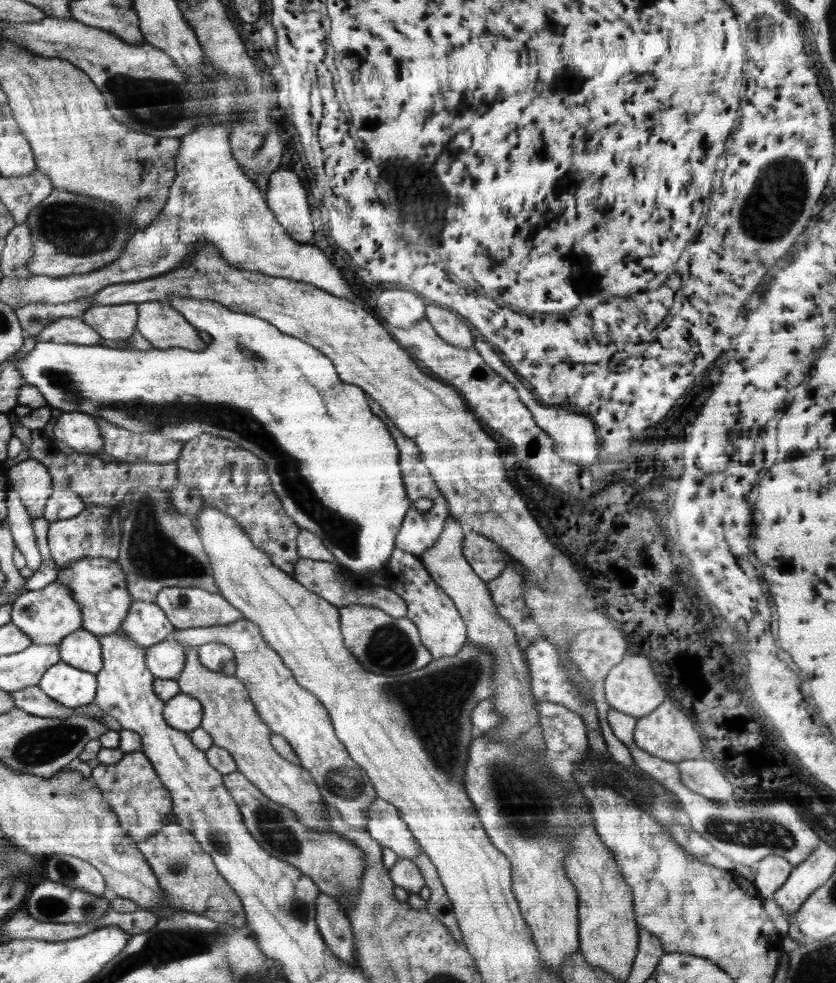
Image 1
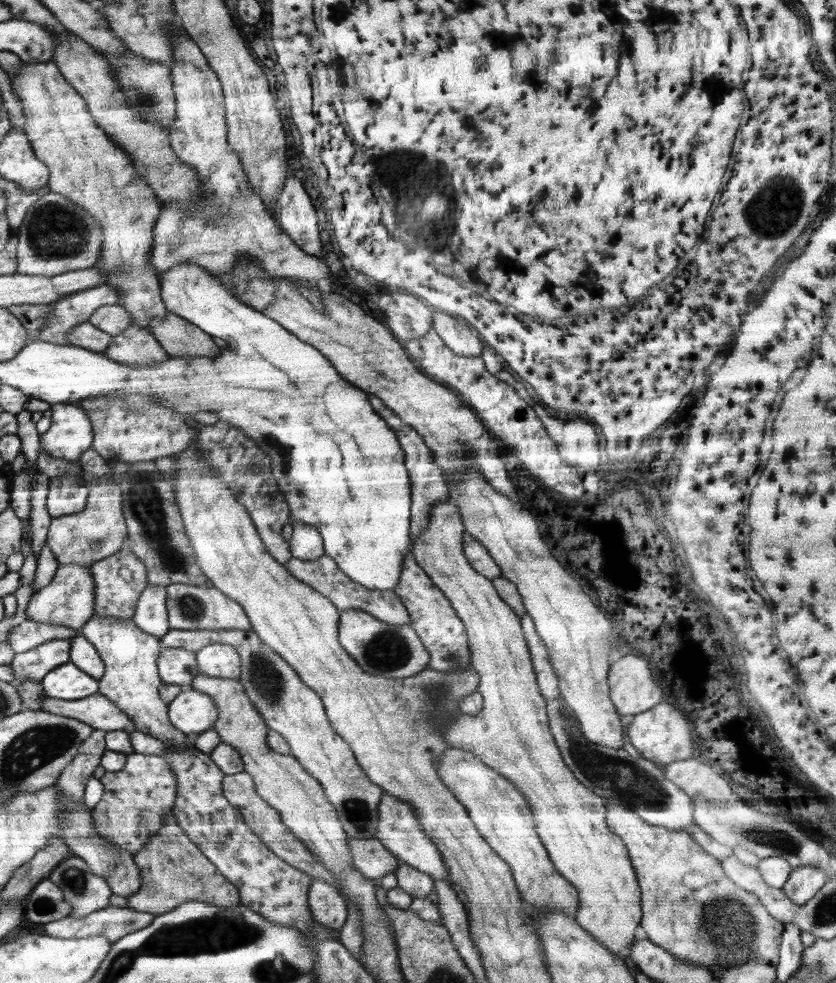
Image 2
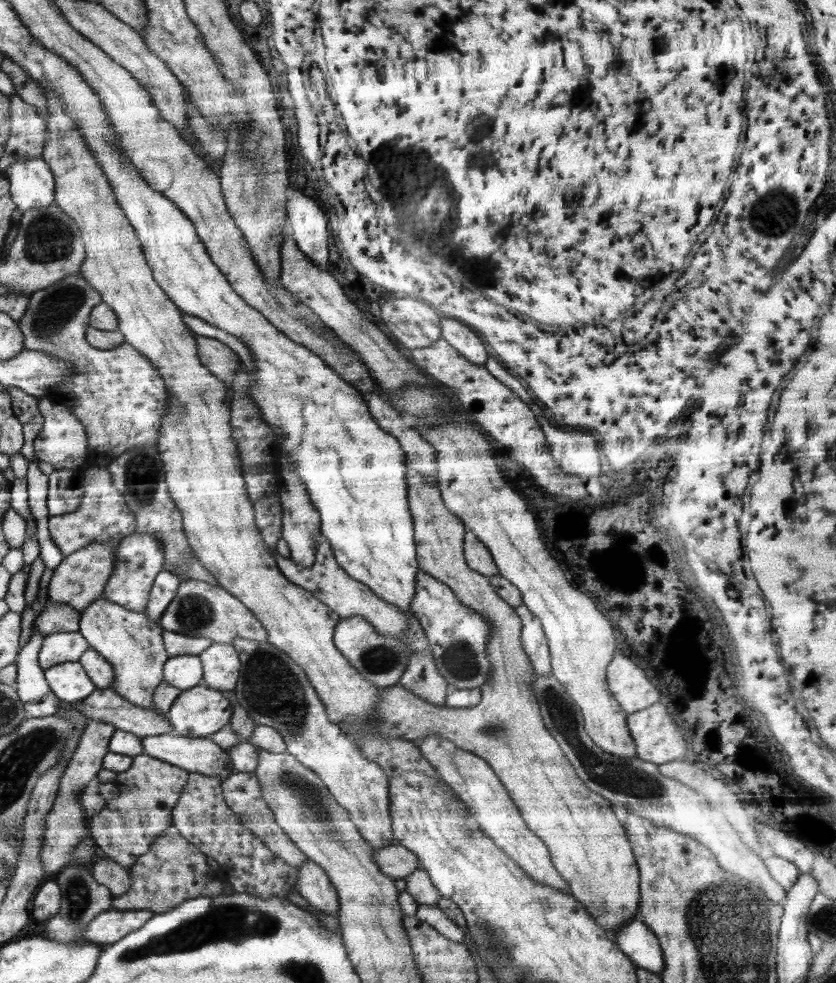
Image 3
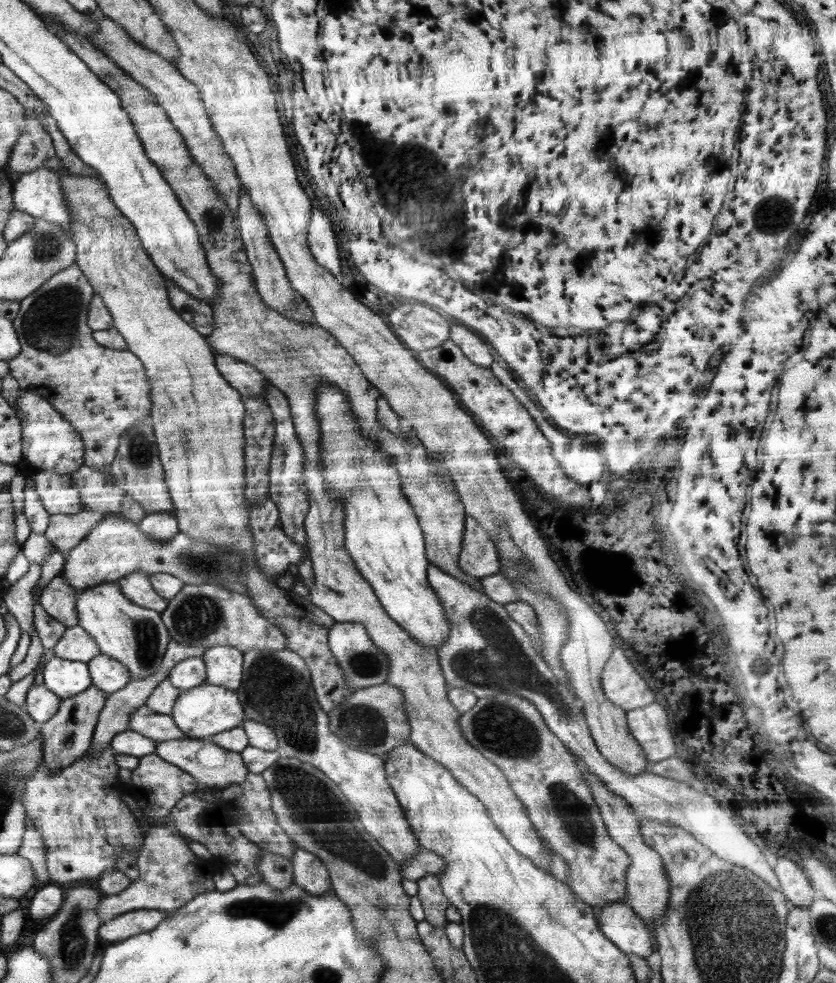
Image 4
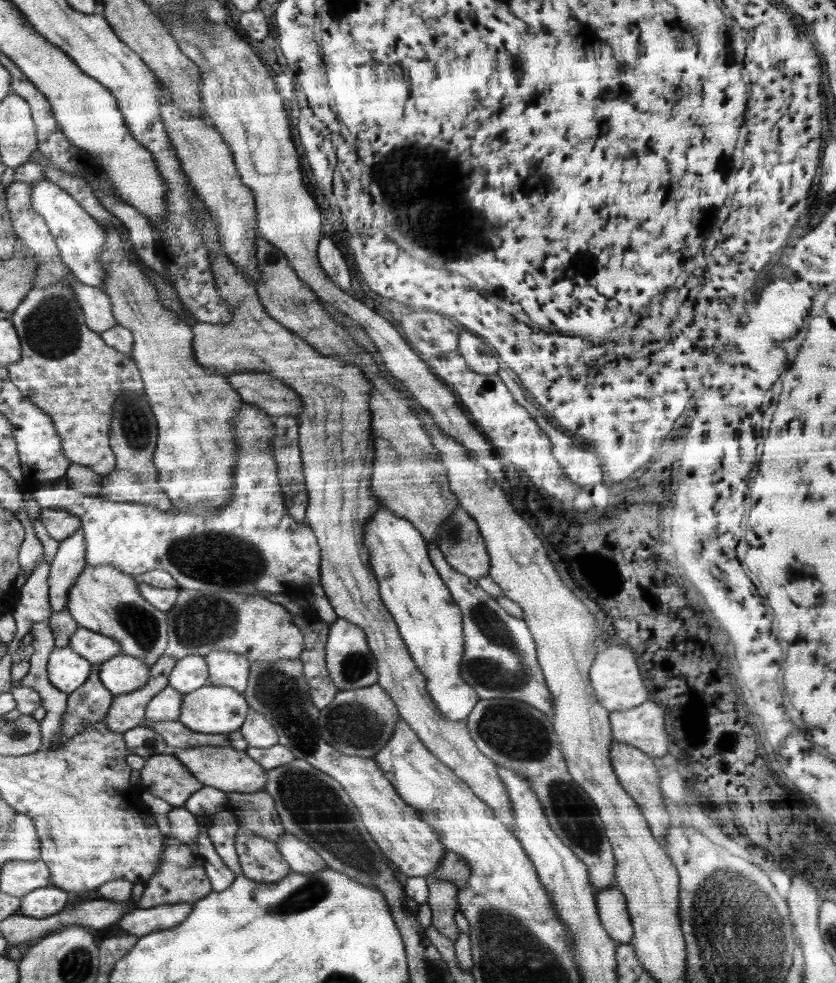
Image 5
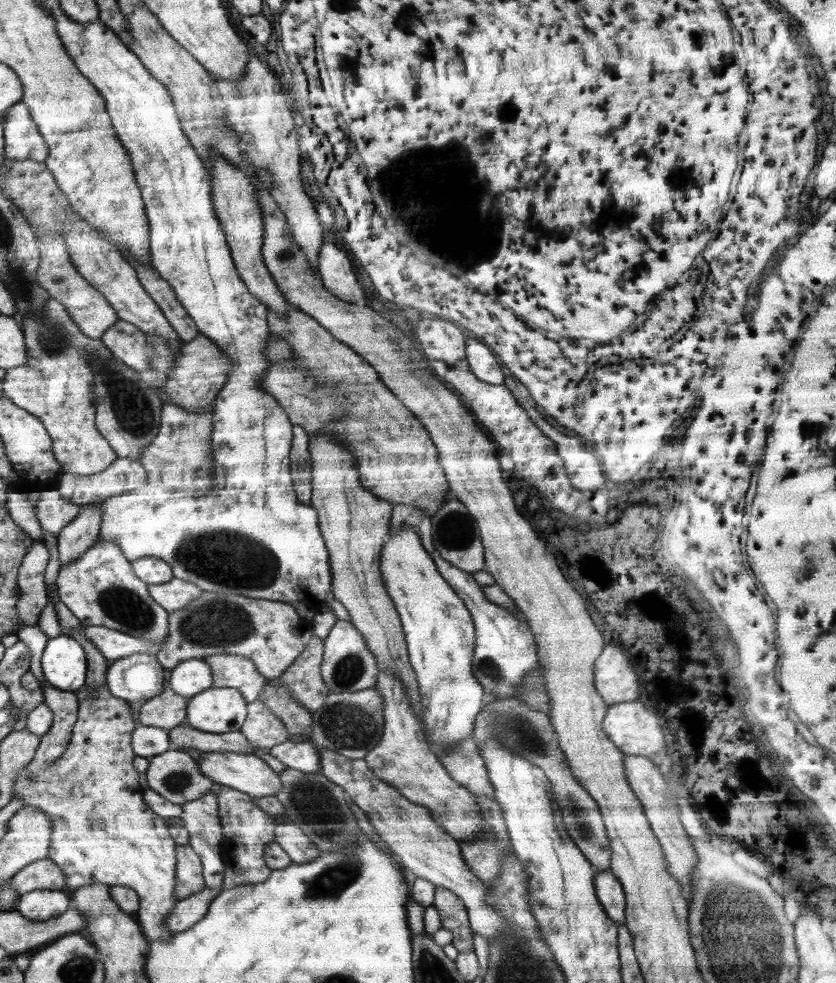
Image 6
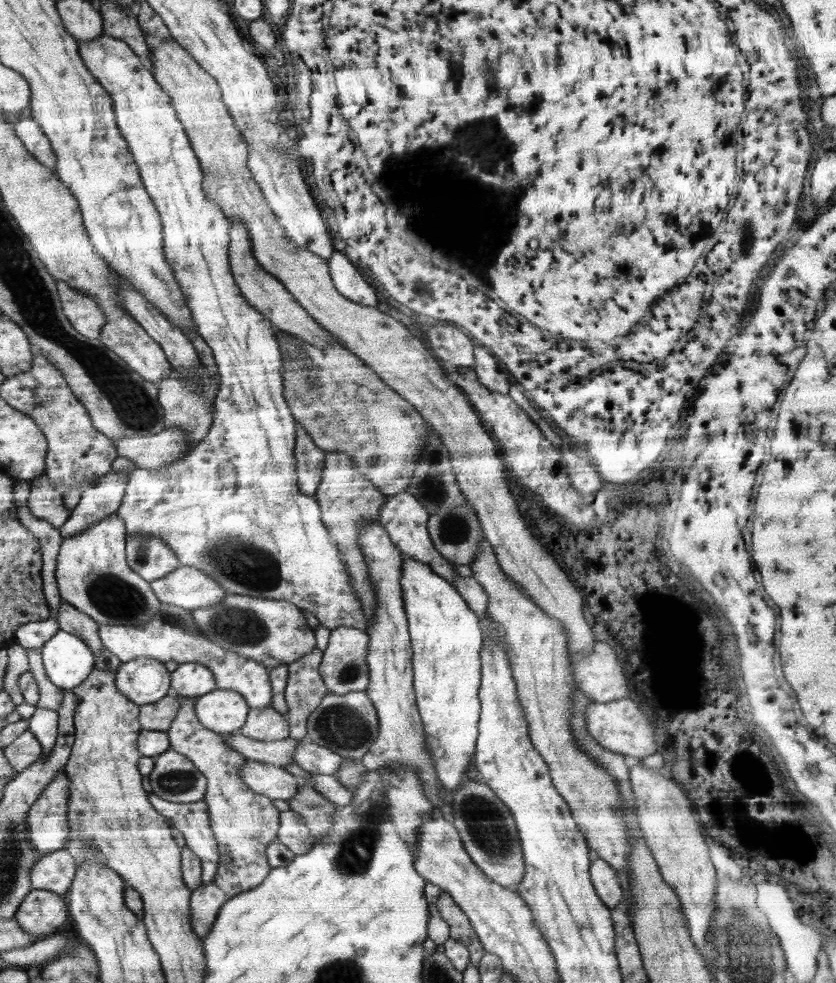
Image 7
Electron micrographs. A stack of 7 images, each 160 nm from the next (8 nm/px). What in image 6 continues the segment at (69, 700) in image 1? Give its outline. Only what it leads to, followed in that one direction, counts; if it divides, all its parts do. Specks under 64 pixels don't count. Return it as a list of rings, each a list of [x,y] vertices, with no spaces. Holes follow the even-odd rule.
[[[60,634],[46,643],[41,667],[53,687],[76,692],[85,686],[90,664],[83,645],[71,635]]]

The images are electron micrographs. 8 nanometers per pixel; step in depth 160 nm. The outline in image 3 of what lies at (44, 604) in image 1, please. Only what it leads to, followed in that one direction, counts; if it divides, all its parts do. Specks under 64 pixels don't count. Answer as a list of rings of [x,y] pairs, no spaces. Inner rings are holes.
[[[93,542],[91,545],[77,550],[64,557],[64,560],[55,568],[49,582],[46,600],[51,602],[68,603],[80,614],[91,602],[102,596],[108,580],[112,577],[116,564],[116,546],[108,546],[102,542]]]

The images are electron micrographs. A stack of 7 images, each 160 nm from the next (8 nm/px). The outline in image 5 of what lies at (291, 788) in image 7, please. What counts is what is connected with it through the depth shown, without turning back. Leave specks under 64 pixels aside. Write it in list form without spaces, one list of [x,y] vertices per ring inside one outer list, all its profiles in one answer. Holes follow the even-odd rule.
[[[197,746],[192,748],[171,748],[169,752],[176,759],[182,761],[188,768],[188,771],[200,782],[225,791],[227,794],[232,792],[260,792],[266,789],[269,781],[266,768],[260,766],[260,763],[252,759],[246,751],[234,750],[231,747]]]

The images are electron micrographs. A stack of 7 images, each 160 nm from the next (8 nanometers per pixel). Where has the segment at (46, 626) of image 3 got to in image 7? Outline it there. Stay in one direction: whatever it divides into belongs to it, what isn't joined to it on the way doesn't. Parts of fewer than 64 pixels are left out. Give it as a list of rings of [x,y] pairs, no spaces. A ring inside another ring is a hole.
[[[111,470],[100,477],[94,486],[83,491],[78,505],[71,511],[70,520],[59,528],[63,538],[74,536],[115,514],[125,496],[129,476],[127,472]]]

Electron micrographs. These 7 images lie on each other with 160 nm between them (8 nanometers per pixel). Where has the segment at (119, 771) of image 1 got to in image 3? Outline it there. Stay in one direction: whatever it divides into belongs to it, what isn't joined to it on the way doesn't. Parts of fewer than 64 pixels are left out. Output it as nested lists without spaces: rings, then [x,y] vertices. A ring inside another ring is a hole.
[[[140,754],[134,757],[131,768],[116,776],[115,784],[121,789],[119,797],[109,801],[106,808],[89,820],[89,830],[99,846],[99,852],[129,870],[140,857],[151,850],[151,845],[156,841],[156,838],[173,825],[172,813],[183,790],[190,782],[190,776],[188,771],[179,768],[179,766],[153,758],[151,755]]]

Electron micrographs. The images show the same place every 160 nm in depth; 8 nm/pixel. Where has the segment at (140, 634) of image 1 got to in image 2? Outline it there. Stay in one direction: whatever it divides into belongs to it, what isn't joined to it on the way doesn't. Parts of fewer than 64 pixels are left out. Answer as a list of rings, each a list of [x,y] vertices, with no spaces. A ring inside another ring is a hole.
[[[148,584],[139,598],[135,616],[131,618],[140,630],[161,639],[170,632],[170,612],[167,610],[167,587]]]

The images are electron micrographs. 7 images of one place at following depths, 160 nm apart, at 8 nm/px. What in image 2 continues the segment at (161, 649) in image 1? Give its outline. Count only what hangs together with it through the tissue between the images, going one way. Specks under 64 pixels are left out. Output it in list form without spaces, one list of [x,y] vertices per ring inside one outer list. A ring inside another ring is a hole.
[[[183,648],[163,649],[159,654],[158,669],[164,683],[177,684],[185,689],[200,673],[195,653]]]

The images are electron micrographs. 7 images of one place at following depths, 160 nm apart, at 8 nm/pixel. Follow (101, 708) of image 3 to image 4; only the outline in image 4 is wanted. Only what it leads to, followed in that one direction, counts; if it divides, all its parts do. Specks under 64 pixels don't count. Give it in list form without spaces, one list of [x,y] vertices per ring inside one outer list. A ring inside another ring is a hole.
[[[145,705],[134,711],[134,716],[130,718],[128,725],[128,729],[137,731],[144,737],[156,742],[190,738],[176,727],[172,716],[154,712]]]

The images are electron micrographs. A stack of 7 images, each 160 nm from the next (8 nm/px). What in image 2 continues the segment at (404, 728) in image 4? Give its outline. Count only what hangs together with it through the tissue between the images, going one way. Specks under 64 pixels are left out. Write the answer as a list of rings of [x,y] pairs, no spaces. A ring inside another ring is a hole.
[[[437,502],[430,511],[429,525],[413,542],[410,551],[418,566],[446,595],[464,623],[471,664],[479,674],[478,692],[482,695],[482,711],[478,715],[460,714],[447,727],[442,726],[442,736],[451,748],[472,752],[486,766],[496,770],[502,778],[515,784],[515,789],[524,794],[533,812],[535,829],[557,872],[564,876],[579,894],[579,907],[575,919],[596,940],[602,942],[614,954],[627,957],[631,946],[640,934],[642,909],[641,888],[636,879],[636,870],[631,863],[626,845],[605,823],[605,800],[580,784],[563,761],[562,754],[549,730],[546,700],[540,694],[536,673],[533,669],[529,648],[525,641],[521,617],[499,597],[493,582],[478,574],[463,553],[465,526],[454,502]]]

